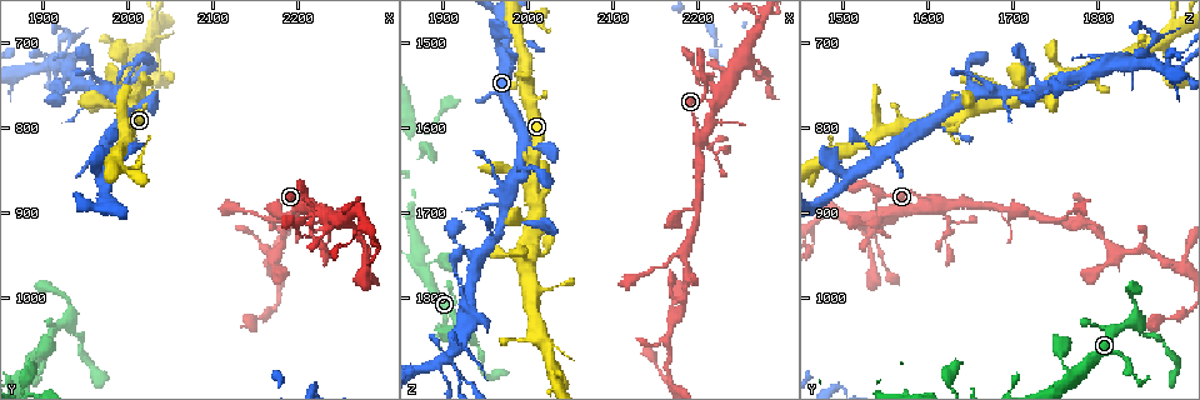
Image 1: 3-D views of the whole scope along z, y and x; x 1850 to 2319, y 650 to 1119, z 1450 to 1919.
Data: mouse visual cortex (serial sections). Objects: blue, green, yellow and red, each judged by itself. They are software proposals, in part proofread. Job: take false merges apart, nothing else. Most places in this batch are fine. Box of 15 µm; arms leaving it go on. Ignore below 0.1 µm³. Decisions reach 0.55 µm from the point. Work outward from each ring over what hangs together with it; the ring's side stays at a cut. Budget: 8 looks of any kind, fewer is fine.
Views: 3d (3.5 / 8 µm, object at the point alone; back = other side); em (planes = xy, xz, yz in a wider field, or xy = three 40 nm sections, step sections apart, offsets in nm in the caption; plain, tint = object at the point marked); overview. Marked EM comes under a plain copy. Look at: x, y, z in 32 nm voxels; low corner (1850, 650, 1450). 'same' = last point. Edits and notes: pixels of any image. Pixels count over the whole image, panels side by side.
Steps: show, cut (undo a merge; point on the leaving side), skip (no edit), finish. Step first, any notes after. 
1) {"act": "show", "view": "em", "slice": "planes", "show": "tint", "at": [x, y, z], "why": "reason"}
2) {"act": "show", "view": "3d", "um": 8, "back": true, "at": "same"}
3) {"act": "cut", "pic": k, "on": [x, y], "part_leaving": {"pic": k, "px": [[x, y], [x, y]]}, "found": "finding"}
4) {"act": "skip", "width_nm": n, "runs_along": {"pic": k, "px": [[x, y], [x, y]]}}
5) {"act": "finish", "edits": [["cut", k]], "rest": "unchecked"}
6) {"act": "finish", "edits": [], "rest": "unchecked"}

{"act": "show", "view": "3d", "um": 8, "at": [2215, 915, 1625], "why": "sharp bend"}

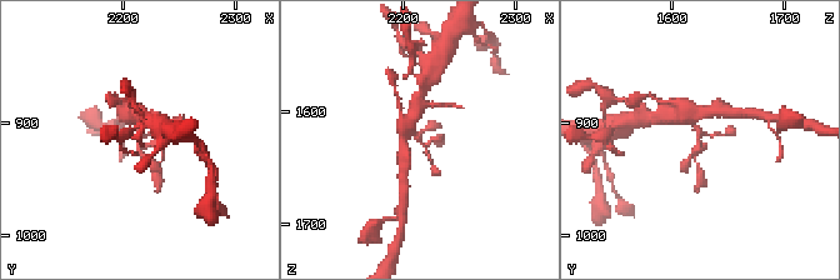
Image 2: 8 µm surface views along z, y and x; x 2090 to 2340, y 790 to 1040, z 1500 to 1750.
{"act": "show", "view": "3d", "um": 3.5, "at": [2214, 920, 1626], "why": "zoom in"}

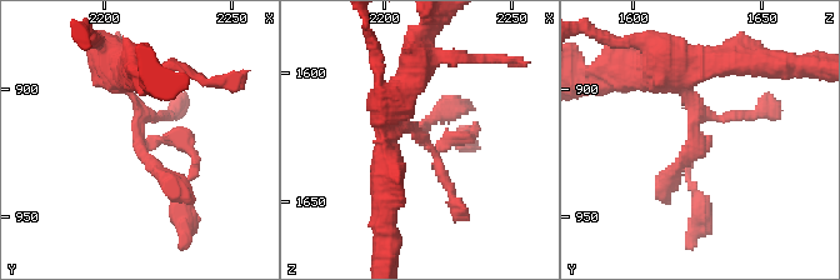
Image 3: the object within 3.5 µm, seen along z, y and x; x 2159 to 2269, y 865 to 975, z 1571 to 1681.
{"act": "show", "view": "em", "slice": "xy", "step": 3, "show": "tint", "at": [2214, 918, 1624], "why": "now the EM"}

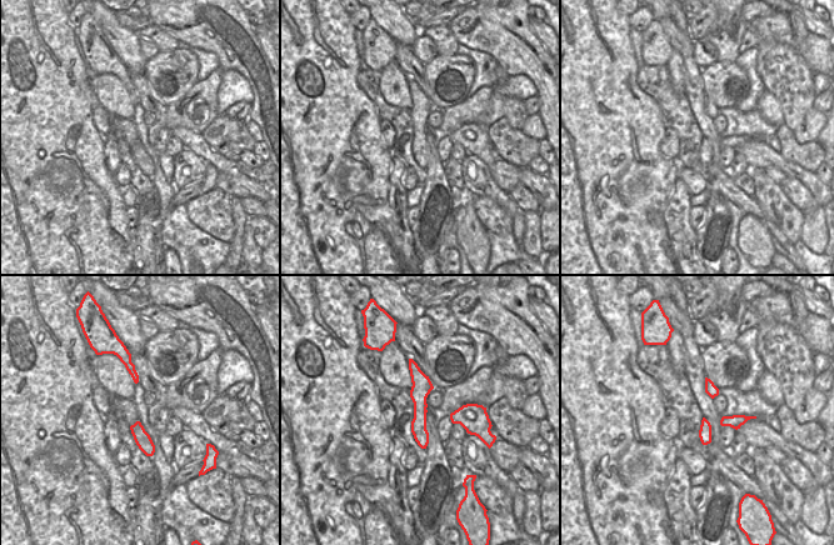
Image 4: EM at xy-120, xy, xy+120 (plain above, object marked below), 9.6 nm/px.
{"act": "skip", "runs_along": {"pic": 4, "px": [[411, 364], [419, 379], [423, 444]]}, "found": "all the same cell"}

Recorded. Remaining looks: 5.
{"act": "show", "view": "3d", "um": 3.5, "back": true, "at": [1915, 760, 1730], "why": "abrupt turn"}

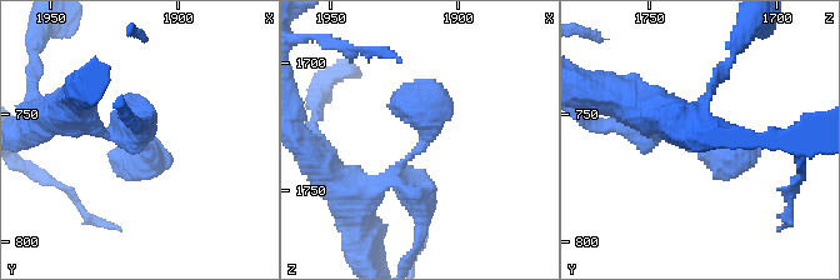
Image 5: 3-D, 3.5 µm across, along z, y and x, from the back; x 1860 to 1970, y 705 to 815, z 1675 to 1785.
{"act": "show", "view": "em", "slice": "xy", "step": 3, "show": "tint", "at": "same"}

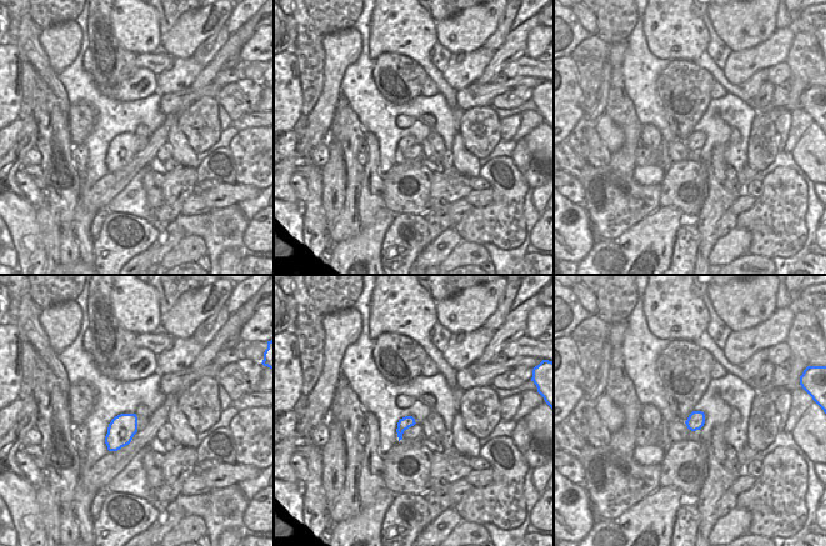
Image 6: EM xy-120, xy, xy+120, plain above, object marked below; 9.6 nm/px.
{"act": "skip", "runs_along": {"pic": 5, "px": [[640, 109], [733, 151]]}, "found": "all the same cell"}

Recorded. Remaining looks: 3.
{"act": "show", "view": "3d", "um": 3.5, "at": [1905, 725, 1870], "why": "thin arm on a thick one"}

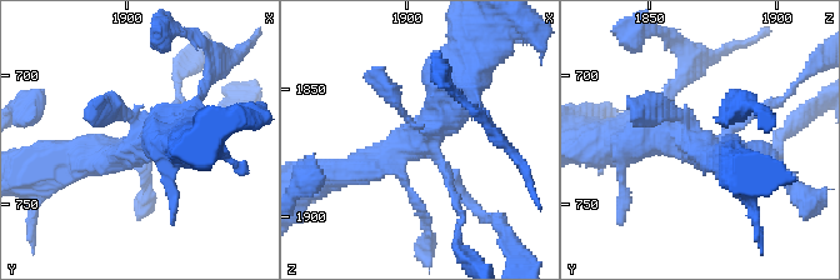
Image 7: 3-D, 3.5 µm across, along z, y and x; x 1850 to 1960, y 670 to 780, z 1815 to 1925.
{"act": "show", "view": "em", "slice": "xy", "step": 2, "show": "tint", "at": [1906, 727, 1869], "why": "need the tissue"}

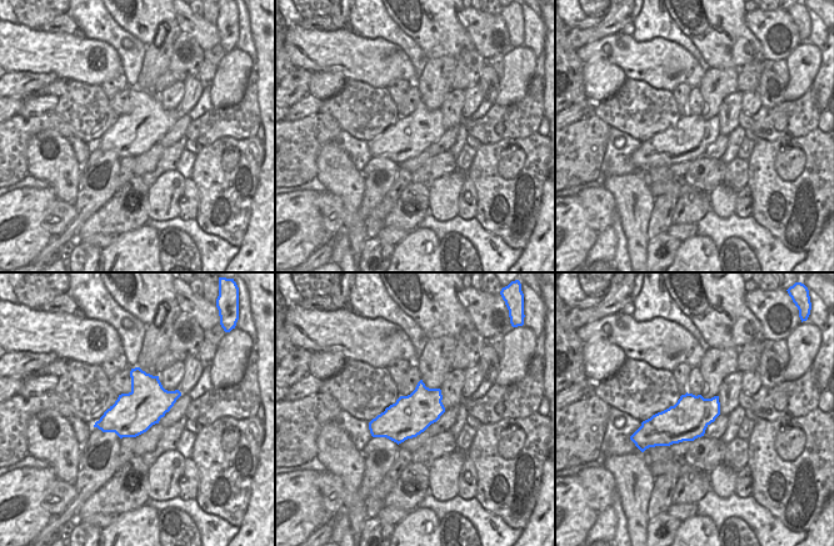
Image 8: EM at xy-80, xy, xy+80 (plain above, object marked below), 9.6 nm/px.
{"act": "skip", "found": "one cell here"}

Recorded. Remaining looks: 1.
{"act": "finish", "edits": [], "rest": "unchecked"}

